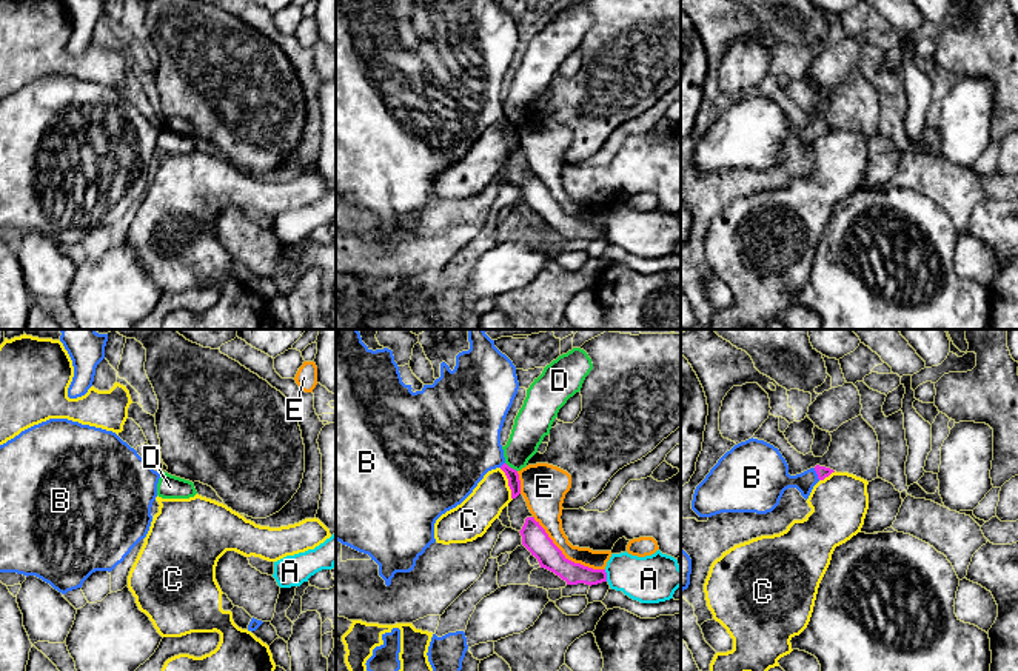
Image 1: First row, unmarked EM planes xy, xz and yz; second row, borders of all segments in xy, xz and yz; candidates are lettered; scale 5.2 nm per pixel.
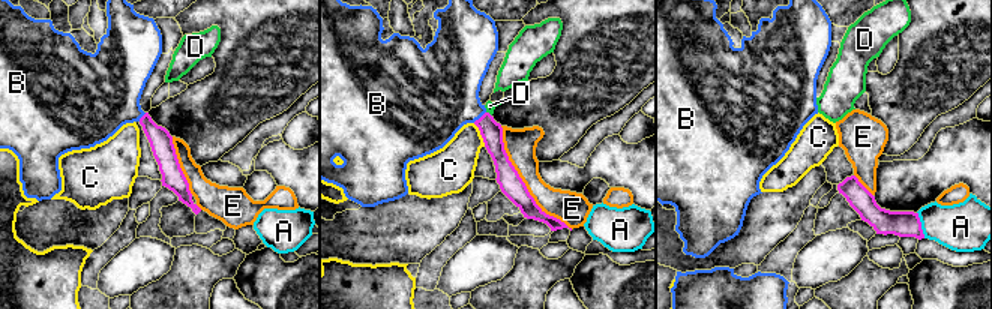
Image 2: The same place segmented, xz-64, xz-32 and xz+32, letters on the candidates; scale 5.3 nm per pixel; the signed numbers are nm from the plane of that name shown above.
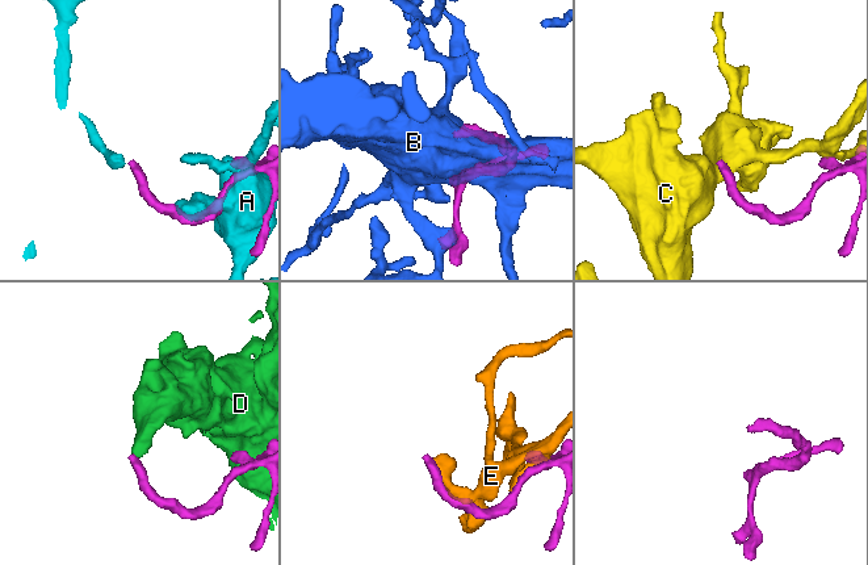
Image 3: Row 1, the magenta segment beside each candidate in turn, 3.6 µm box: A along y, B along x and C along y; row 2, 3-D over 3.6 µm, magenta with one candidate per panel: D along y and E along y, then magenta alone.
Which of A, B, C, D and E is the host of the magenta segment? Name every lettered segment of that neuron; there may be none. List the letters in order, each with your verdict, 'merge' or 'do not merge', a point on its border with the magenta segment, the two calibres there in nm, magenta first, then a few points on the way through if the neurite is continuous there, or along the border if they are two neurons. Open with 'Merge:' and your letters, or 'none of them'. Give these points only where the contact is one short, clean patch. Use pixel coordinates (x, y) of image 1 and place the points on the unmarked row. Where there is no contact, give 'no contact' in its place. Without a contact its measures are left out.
Merge: B
A: do not merge | xz (606, 231) | 110/260 nm
B: merge | yz (817, 128) | 60/220 nm | across yz (821, 126), (817, 128), (806, 136), (769, 133)
C: do not merge | xz (508, 139) | 70/190 nm
D: do not merge | xz (512, 123) | 70/180 nm
E: do not merge | xz (564, 211) | 140/150 nm

